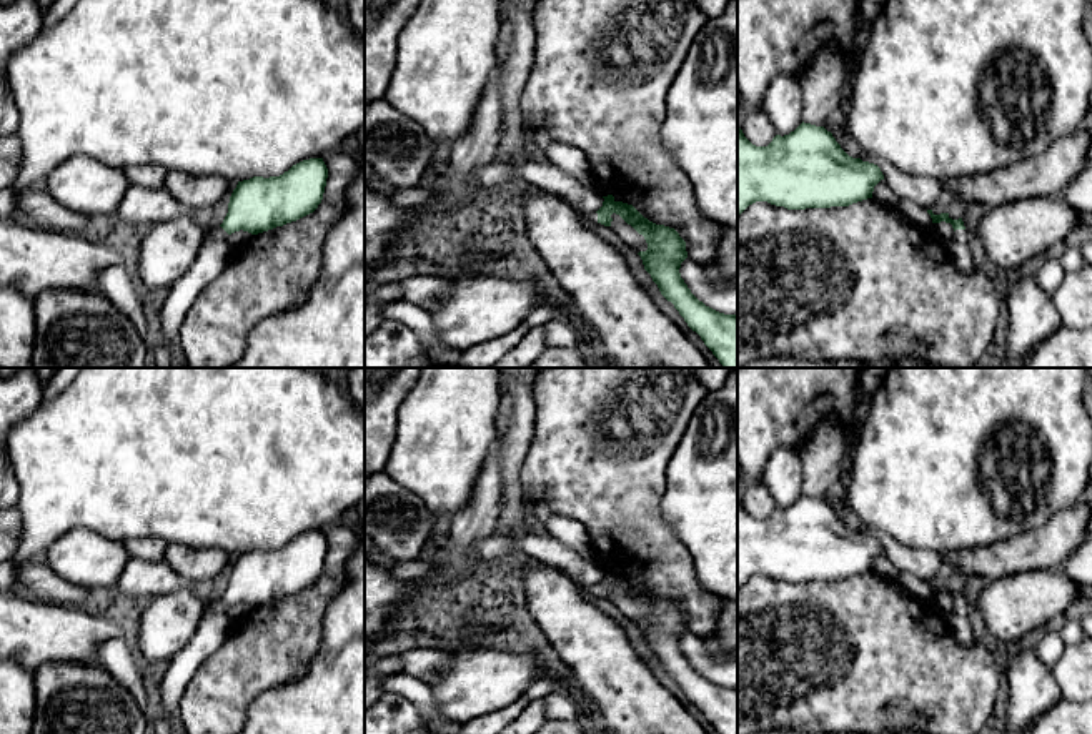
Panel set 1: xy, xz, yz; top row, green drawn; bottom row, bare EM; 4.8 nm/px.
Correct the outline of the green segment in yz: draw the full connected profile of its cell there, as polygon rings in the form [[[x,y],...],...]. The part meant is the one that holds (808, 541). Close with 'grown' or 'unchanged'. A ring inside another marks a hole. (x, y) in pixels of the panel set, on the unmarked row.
[[[802,494],[789,508],[776,508],[767,519],[752,518],[737,501],[737,588],[756,574],[787,583],[849,579],[872,571],[881,553],[877,538],[849,529],[824,499]]]; unchanged

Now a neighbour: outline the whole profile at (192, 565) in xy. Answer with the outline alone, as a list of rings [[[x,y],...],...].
[[[170,541],[163,561],[185,584],[213,581],[226,568],[230,554],[216,548],[191,548]]]

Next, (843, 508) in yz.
[[[839,499],[827,503],[832,506],[836,514],[841,518],[841,521],[852,531],[859,531],[859,528],[864,524],[862,519],[852,511],[851,504],[847,499]]]

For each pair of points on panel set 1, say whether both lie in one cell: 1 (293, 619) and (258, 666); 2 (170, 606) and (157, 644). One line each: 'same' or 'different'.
1: same
2: same

